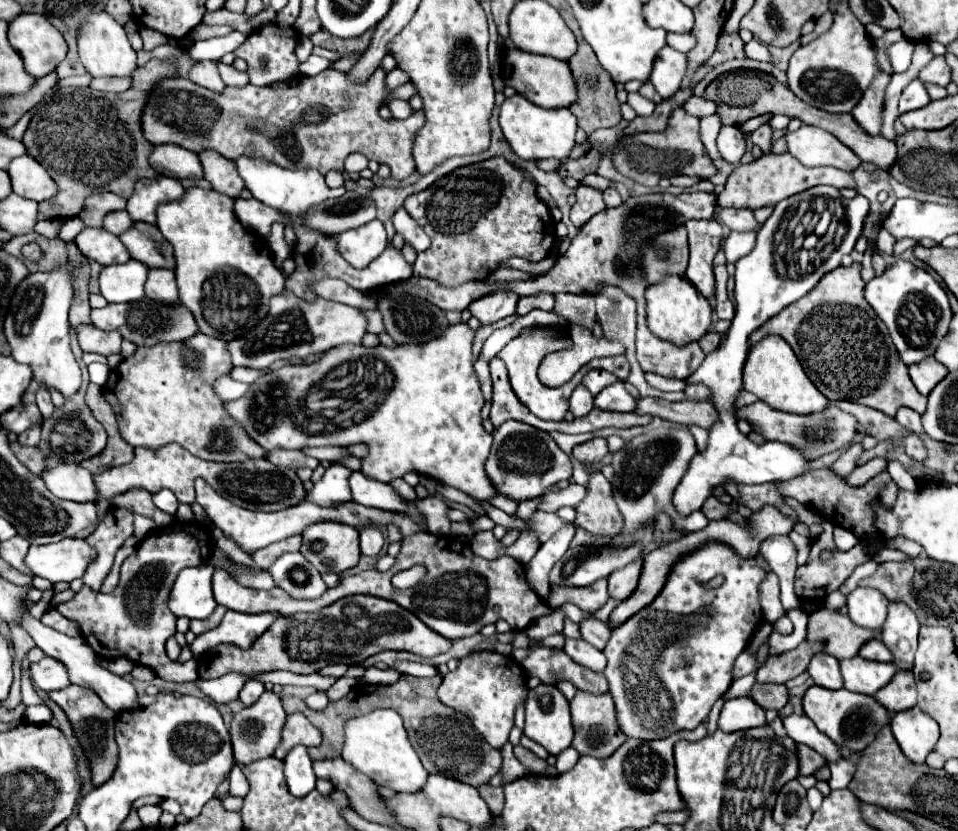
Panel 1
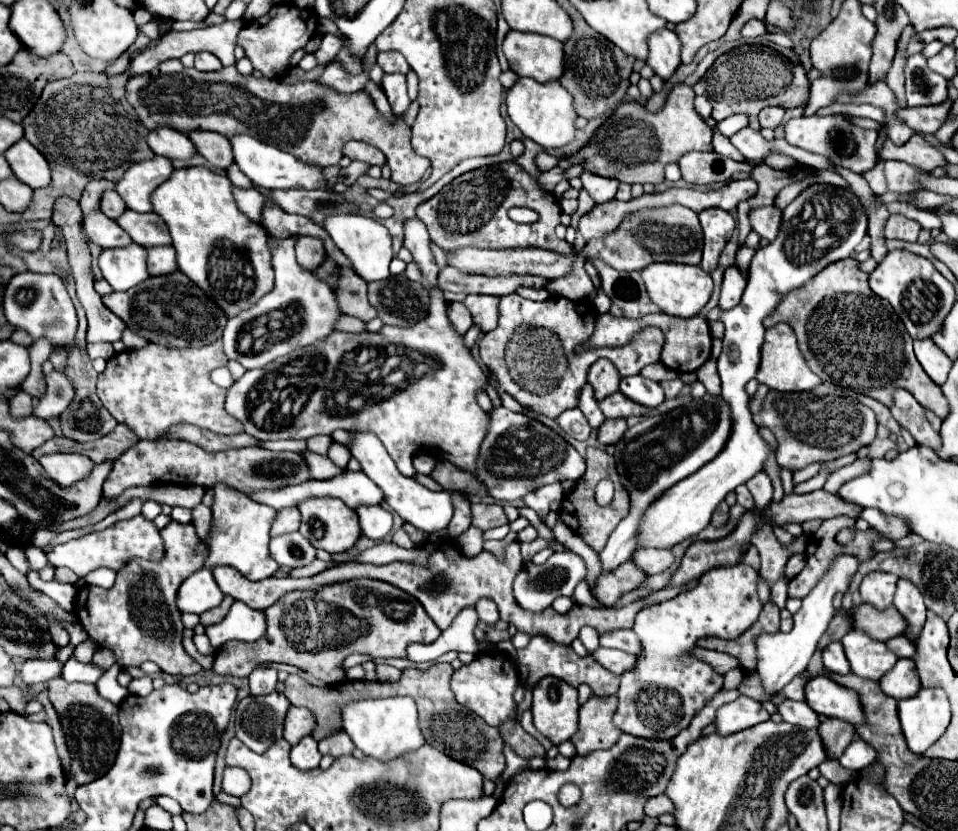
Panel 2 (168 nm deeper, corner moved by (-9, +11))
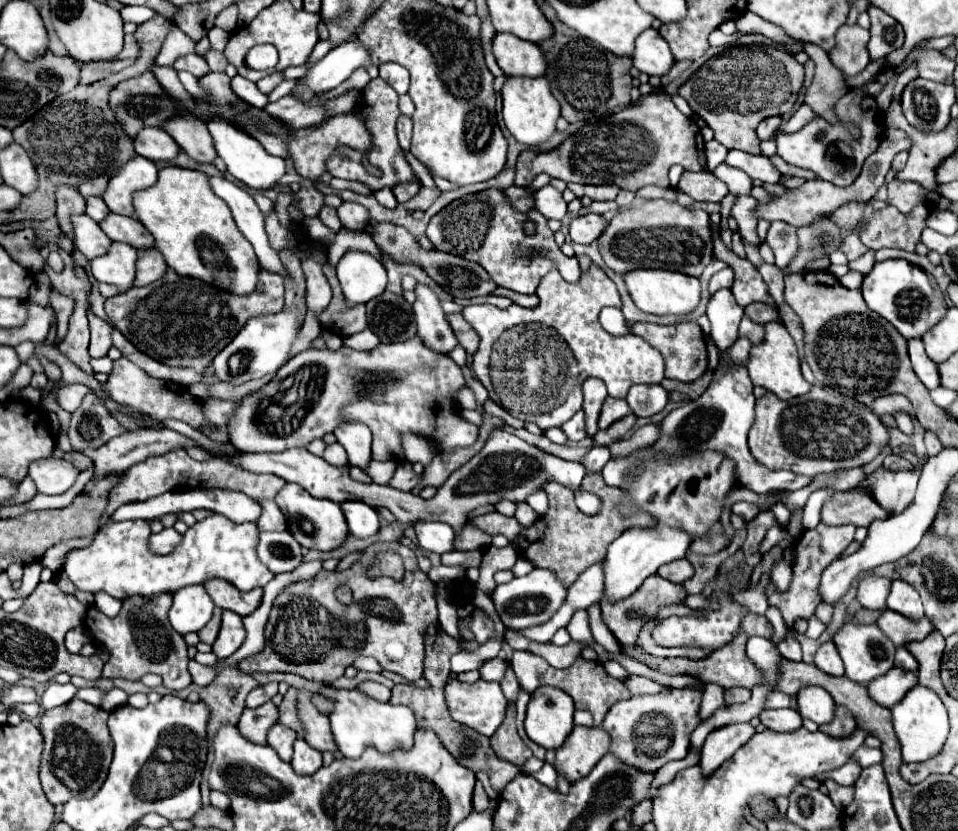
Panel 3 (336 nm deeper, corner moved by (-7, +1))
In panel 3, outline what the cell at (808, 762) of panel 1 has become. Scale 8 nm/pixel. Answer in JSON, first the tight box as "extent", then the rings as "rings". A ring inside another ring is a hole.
{"extent":[820,707,856,737],"rings":[[[836,707],[834,719],[826,725],[820,725],[820,731],[830,735],[830,737],[848,737],[854,731],[856,723],[854,717],[850,715],[850,711],[846,711],[844,707]]]}

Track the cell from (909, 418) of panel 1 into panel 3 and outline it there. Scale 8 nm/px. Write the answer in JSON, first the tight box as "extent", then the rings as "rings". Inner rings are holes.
{"extent":[924,431,942,457],"rings":[[[926,431],[924,441],[926,441],[926,449],[928,449],[928,455],[930,457],[934,457],[934,455],[938,455],[942,451],[942,443],[938,441],[938,437],[932,431]]]}

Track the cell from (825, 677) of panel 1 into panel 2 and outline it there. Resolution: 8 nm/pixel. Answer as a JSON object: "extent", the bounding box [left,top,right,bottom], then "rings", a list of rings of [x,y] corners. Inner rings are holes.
{"extent":[822,641,848,675],"rings":[[[840,641],[830,643],[824,651],[822,651],[822,661],[824,661],[824,669],[830,673],[838,673],[838,675],[848,675],[848,659],[844,657],[844,649],[840,645]]]}

